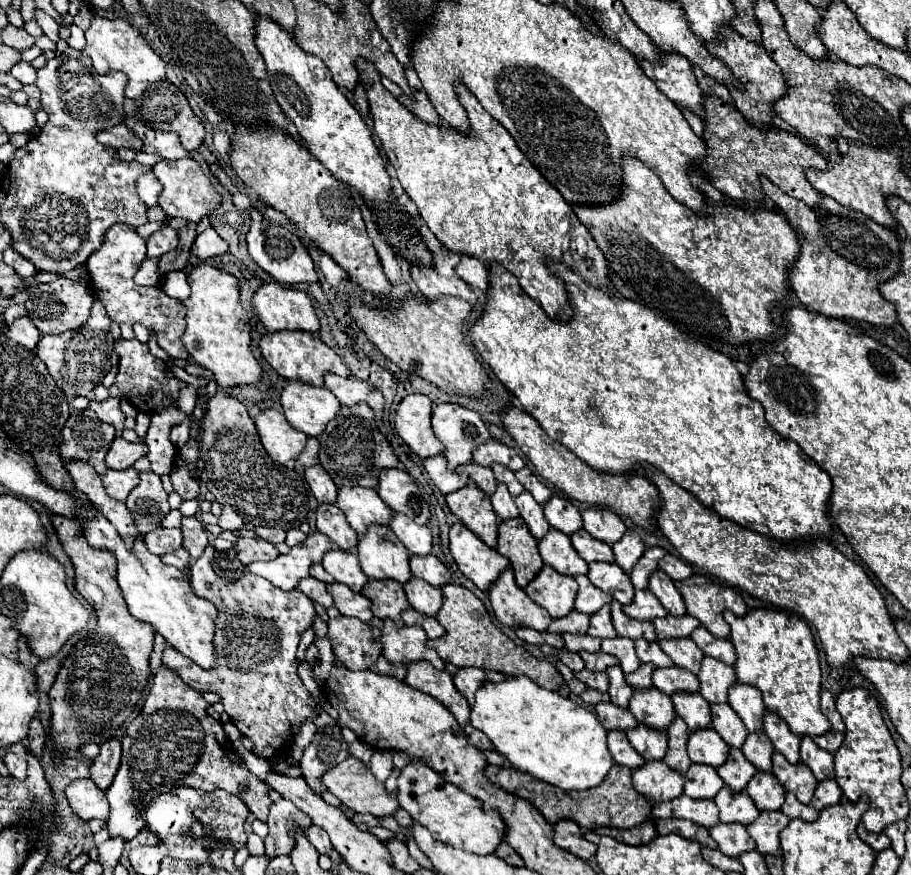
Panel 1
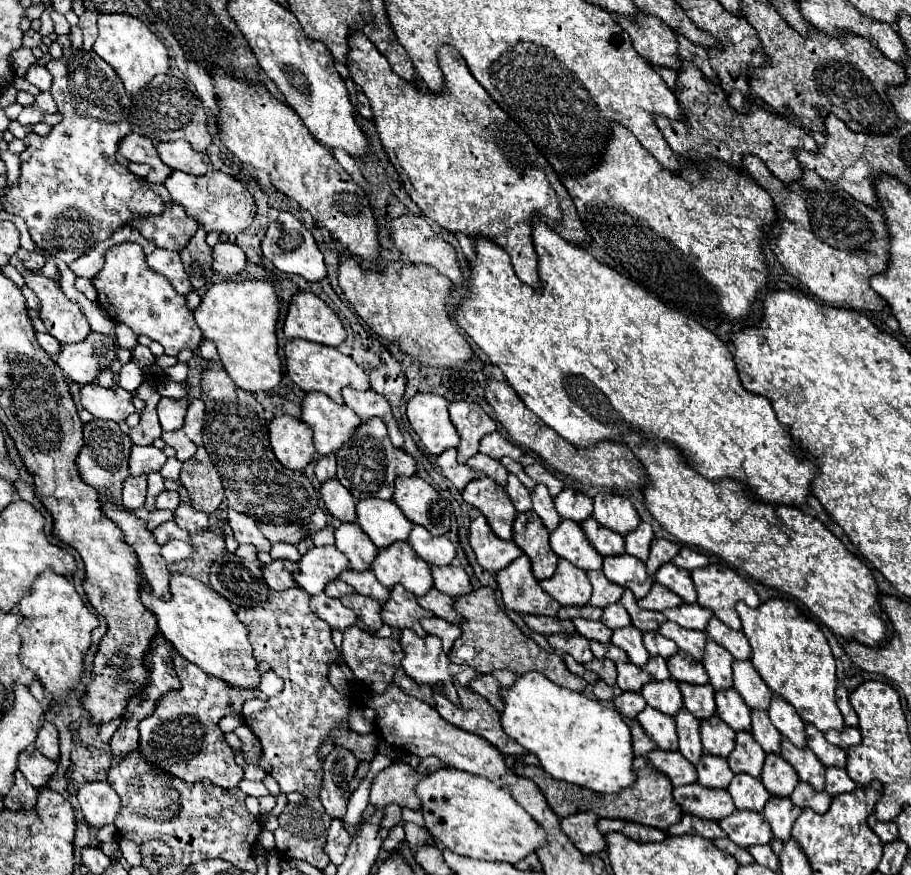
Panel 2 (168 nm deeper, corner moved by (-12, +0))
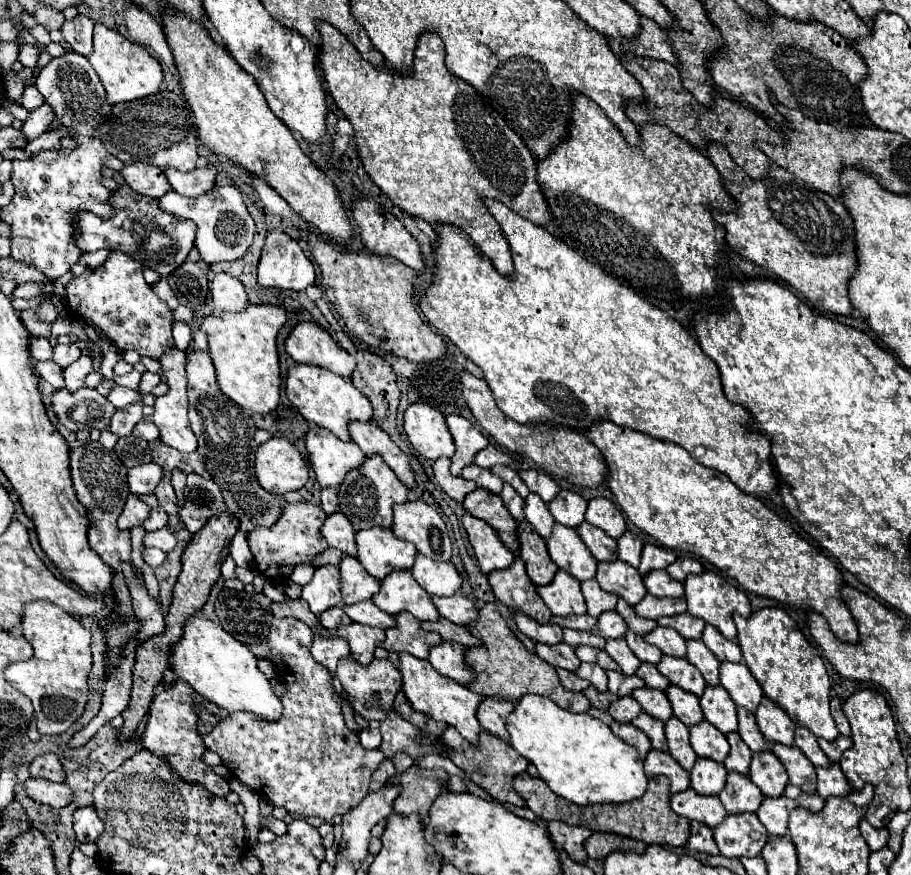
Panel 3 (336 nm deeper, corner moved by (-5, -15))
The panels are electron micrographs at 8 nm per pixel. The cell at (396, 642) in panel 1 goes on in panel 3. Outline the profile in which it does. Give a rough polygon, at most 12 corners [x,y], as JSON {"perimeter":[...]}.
{"perimeter":[[401,658],[413,710],[479,744],[483,696],[441,676],[427,660]]}

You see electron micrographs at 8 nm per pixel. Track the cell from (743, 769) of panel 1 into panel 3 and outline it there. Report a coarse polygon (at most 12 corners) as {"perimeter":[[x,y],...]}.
{"perimeter":[[737,732],[727,734],[731,744],[723,762],[729,772],[747,774],[751,750]]}

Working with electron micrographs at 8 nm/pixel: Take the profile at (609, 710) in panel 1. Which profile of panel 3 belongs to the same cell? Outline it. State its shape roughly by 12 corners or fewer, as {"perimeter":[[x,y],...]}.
{"perimeter":[[623,696],[609,706],[617,722],[631,722],[641,706],[633,696]]}

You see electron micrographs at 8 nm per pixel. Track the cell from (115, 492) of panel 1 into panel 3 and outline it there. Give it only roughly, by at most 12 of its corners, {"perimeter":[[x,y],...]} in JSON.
{"perimeter":[[131,494],[117,524],[121,530],[143,526],[151,508]]}

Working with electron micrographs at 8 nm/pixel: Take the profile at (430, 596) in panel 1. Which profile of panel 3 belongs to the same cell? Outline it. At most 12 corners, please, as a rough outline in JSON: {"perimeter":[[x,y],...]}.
{"perimeter":[[439,618],[423,622],[423,630],[437,632],[447,642],[457,642],[465,648],[479,646],[467,628]]}

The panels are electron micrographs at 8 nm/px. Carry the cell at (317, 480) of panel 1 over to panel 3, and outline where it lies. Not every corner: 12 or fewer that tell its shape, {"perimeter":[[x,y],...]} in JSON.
{"perimeter":[[341,512],[321,526],[331,548],[357,556],[355,530]]}

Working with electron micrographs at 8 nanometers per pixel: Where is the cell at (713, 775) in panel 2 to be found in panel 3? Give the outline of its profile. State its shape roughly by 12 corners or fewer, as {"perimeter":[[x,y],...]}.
{"perimeter":[[697,758],[689,776],[699,794],[719,794],[727,770]]}

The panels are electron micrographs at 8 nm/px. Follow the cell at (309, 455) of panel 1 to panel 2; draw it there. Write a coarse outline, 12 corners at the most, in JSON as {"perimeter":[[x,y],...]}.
{"perimeter":[[324,455],[316,461],[320,483],[336,477],[336,457]]}

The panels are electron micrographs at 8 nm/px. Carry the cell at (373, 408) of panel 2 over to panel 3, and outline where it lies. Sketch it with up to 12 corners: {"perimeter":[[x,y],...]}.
{"perimeter":[[351,422],[367,458],[379,454],[407,486],[415,478],[405,452],[373,422]]}

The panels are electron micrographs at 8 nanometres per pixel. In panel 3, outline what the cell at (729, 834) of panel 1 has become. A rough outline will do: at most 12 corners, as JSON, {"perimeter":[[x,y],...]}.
{"perimeter":[[753,812],[713,828],[727,858],[761,854],[769,834]]}

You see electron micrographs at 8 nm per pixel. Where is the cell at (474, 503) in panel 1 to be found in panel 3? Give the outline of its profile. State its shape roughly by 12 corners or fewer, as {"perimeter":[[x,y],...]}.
{"perimeter":[[485,488],[467,494],[465,510],[495,528],[517,554],[517,520],[499,494]]}

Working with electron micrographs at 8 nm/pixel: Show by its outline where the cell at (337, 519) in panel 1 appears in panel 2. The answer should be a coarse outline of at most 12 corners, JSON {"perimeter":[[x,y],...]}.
{"perimeter":[[356,521],[340,523],[336,547],[356,571],[370,569],[378,547]]}

